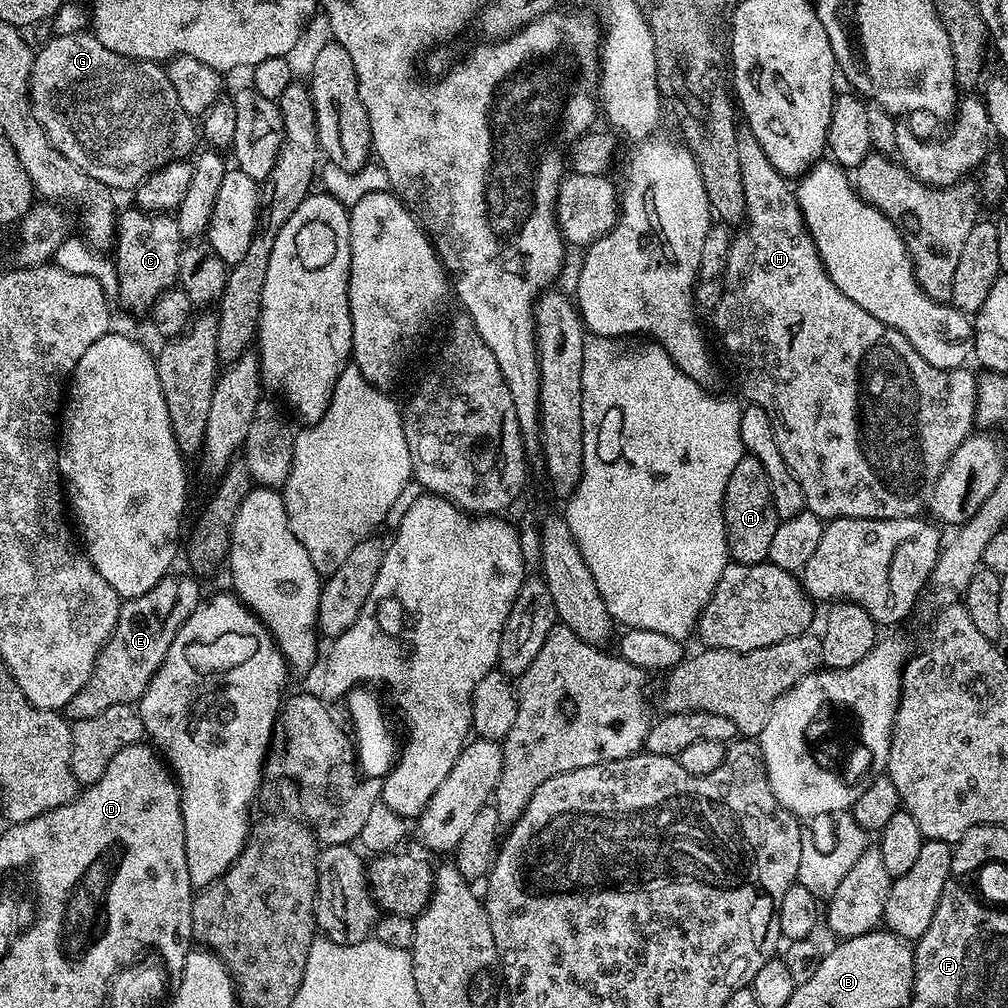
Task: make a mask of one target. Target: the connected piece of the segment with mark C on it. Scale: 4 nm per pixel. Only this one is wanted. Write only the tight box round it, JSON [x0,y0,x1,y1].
[114,206,182,313]

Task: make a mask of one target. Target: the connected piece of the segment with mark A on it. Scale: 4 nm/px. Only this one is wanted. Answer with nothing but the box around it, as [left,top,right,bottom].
[724,455,781,564]

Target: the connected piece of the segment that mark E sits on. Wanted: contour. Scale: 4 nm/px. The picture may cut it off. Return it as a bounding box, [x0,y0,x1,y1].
[66,574,202,721]

